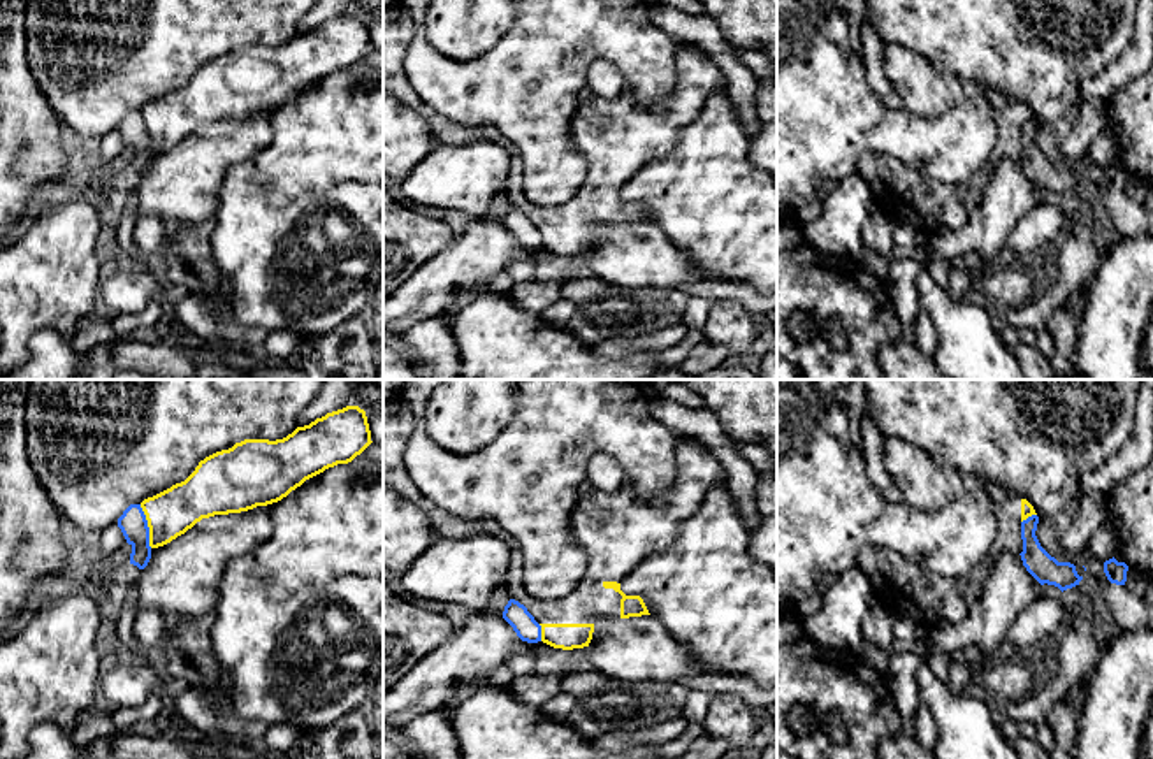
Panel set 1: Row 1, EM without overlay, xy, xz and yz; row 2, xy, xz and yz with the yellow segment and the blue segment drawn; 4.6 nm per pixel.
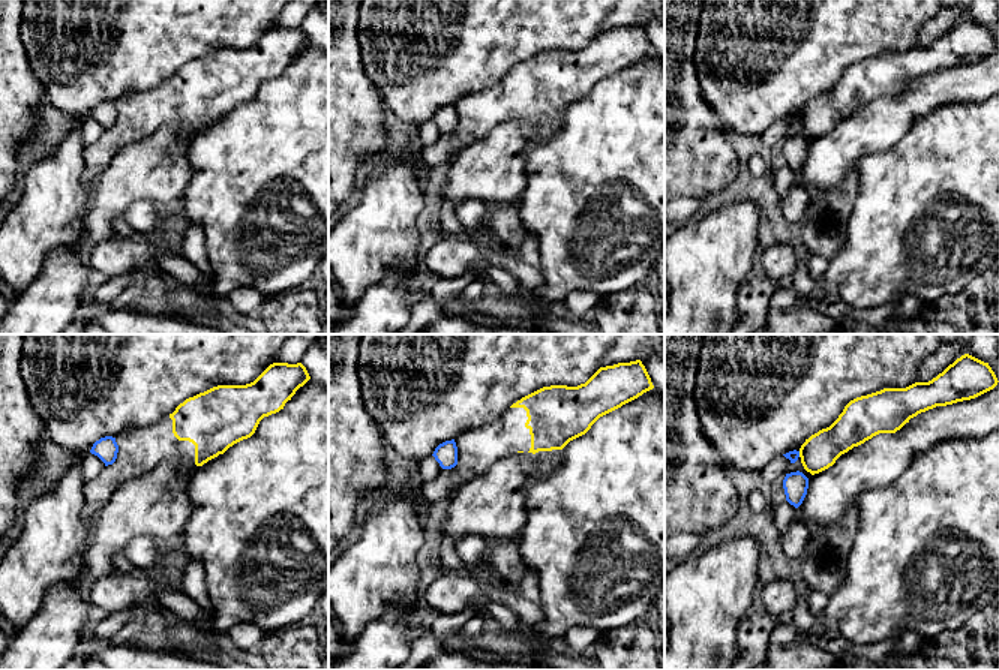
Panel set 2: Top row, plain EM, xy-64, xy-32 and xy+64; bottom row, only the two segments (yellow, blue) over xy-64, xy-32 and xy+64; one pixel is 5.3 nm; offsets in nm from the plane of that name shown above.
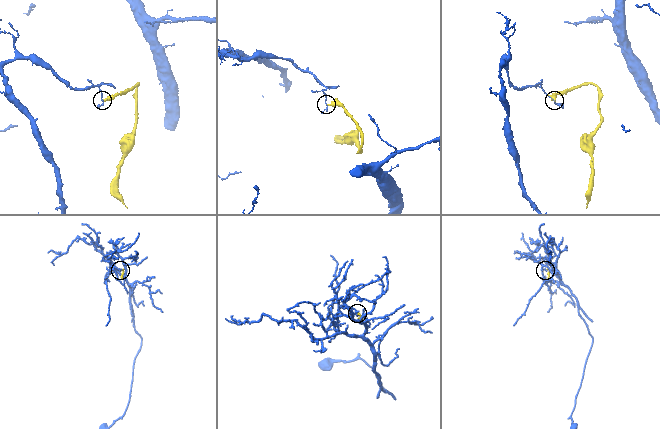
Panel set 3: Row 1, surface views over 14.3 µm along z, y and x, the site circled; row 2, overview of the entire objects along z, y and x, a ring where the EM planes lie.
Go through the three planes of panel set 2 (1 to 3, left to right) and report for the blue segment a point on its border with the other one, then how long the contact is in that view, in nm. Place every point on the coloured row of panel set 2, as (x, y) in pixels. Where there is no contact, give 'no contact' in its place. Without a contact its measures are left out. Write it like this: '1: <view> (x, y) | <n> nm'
1: no contact
2: no contact
3: xy+64 (800, 454) | 30 nm

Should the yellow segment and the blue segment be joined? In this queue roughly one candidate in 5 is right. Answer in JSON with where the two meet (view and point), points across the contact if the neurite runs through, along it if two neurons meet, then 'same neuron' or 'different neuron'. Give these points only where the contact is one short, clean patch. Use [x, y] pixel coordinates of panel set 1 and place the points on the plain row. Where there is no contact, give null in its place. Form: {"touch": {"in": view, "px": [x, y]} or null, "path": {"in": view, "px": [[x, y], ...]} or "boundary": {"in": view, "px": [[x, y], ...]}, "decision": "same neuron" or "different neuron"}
{"touch": {"in": "xy", "px": [148, 132]}, "boundary": {"in": "xy", "px": [[139, 111], [152, 153]]}, "decision": "different neuron"}

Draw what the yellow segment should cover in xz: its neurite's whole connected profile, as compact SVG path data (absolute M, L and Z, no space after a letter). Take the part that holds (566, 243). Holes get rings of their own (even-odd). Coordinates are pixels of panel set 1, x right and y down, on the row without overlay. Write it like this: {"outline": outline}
{"outline": "M677 39L677 84L664 104L650 109L635 102L624 90L617 98L605 100L592 95L591 102L578 107L569 125L569 135L575 149L585 158L589 174L578 193L568 202L554 207L531 204L524 195L524 160L515 142L504 139L503 148L510 155L510 174L506 192L511 206L527 214L541 232L541 248L562 257L589 253L594 239L594 228L610 225L629 225L650 221L640 202L626 202L620 188L649 162L666 156L677 144L678 134L691 125L701 112L708 97L728 90L728 83L714 60L698 46Z"}

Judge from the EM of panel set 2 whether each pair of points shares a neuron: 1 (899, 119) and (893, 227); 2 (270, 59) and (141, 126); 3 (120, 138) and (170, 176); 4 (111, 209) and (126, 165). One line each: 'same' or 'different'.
1: different
2: same
3: different
4: same

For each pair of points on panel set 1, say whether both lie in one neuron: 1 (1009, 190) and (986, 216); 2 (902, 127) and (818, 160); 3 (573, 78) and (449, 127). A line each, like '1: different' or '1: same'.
1: same
2: same
3: different

